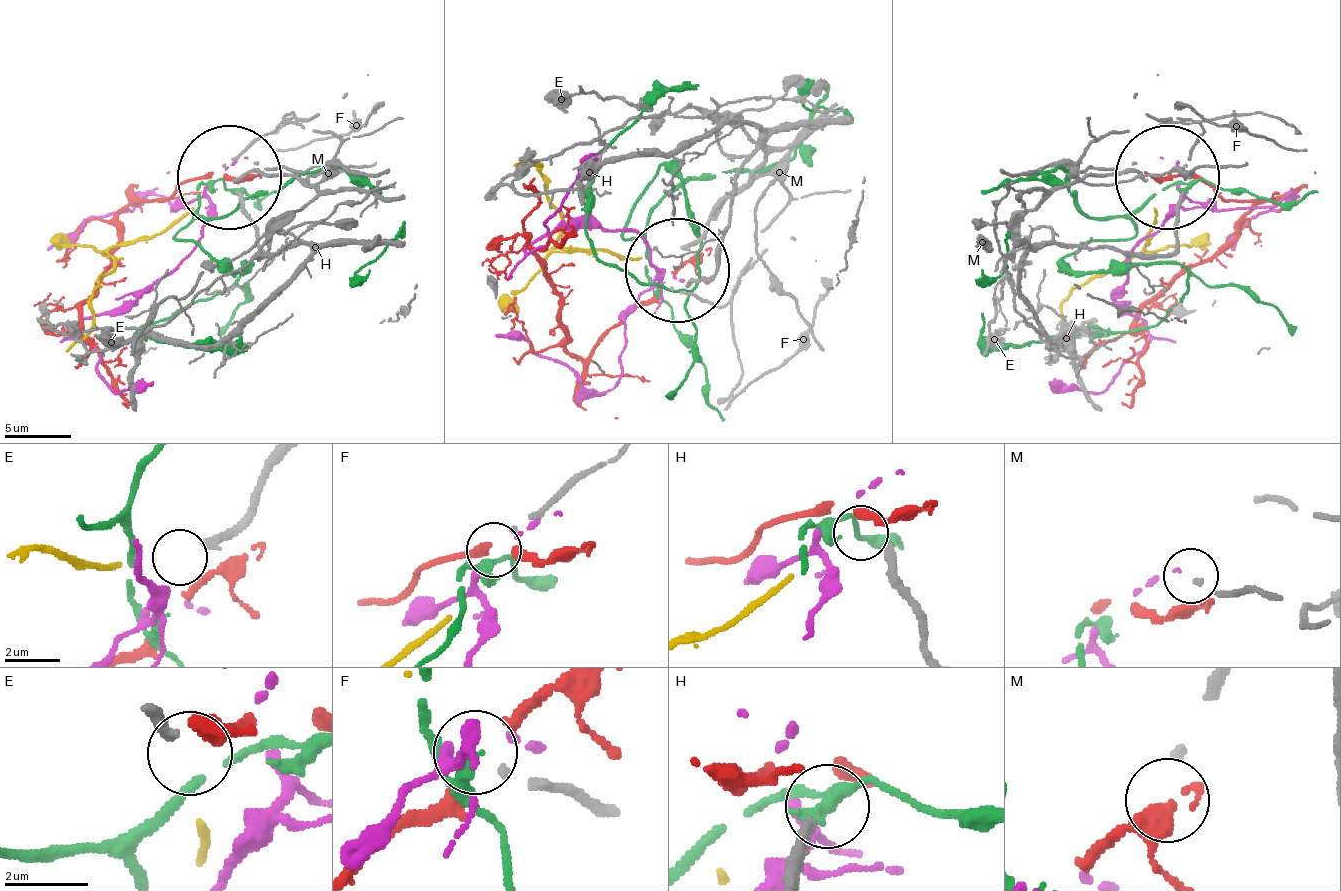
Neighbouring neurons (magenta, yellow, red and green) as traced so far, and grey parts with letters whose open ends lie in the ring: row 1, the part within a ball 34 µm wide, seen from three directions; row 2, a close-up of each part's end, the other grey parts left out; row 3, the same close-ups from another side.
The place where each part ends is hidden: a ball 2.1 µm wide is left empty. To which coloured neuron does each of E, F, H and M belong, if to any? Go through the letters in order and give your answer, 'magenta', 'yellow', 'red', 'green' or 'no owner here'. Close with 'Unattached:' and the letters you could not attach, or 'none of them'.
E: no owner here
F: green
H: no owner here
M: magenta
Unattached: E, H

